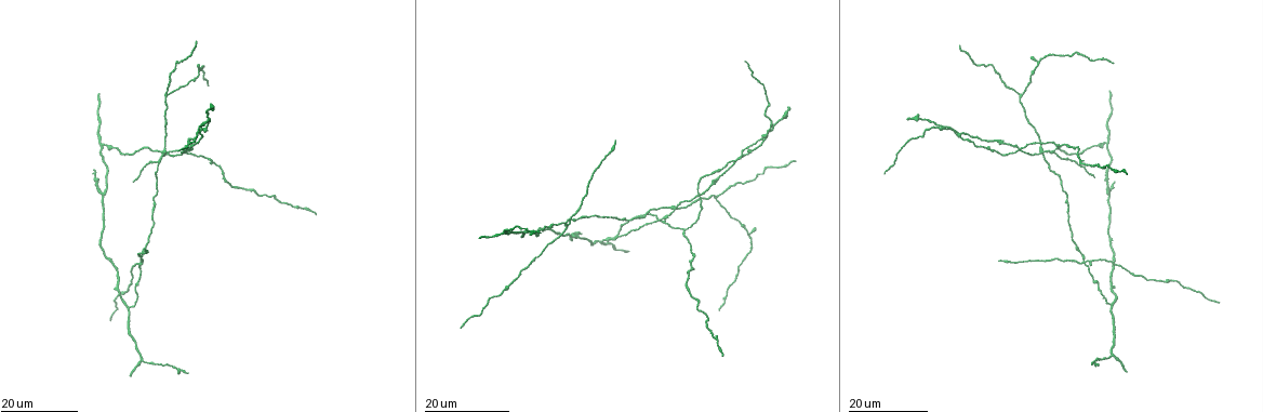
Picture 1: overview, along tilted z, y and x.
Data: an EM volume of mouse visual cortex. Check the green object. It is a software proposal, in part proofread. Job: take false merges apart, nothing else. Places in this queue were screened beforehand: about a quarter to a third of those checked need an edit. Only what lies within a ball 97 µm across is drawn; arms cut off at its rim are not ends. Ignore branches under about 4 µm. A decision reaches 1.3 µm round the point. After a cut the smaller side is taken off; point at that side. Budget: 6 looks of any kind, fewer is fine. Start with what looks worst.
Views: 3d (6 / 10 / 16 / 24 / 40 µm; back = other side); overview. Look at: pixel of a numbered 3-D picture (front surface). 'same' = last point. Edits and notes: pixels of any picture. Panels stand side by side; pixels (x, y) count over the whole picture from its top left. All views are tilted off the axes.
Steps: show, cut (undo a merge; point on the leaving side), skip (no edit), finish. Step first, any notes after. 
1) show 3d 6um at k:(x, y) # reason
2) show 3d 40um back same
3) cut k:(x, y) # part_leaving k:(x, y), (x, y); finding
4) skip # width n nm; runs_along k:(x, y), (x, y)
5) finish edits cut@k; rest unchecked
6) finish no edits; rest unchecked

show 3d 16um at 1:(140, 265) # four-way junction

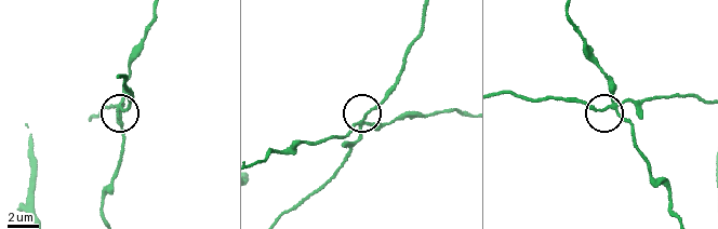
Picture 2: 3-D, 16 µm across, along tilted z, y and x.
show 3d 10um at 2:(364, 120)

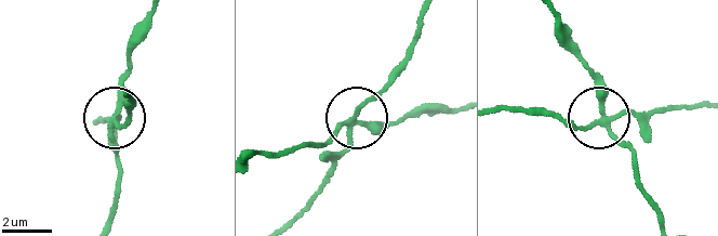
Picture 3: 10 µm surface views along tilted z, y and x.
show 3d 6um at 3:(114, 120) # zoom in

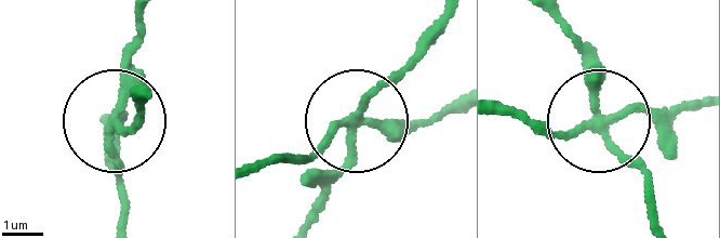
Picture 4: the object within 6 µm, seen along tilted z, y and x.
cut 4:(331, 175) # side_arm 24 um; part_leaving 4:(356, 127), (350, 155), (304, 223); a second cell is stuck on

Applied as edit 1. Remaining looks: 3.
show 3d 16um at 1:(663, 220) # arms run side by side

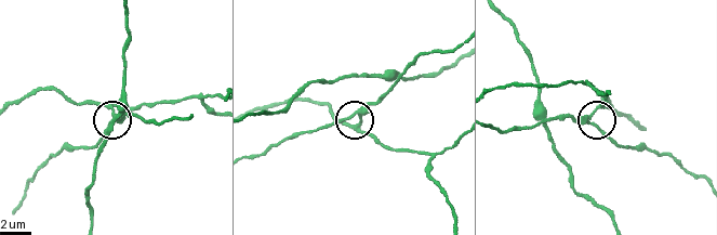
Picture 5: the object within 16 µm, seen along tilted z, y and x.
show 3d 6um at 5:(592, 122) # zoom in

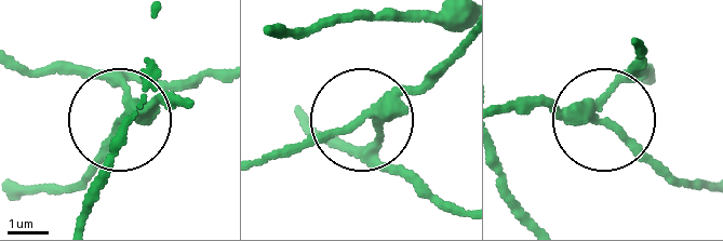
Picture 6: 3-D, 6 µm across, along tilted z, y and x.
cut 6:(163, 93) # part_leaving 6:(577, 117), (548, 103), (509, 102); two cells meet here

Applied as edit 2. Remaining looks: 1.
finish edits cut@4, cut@6; rest unchecked

